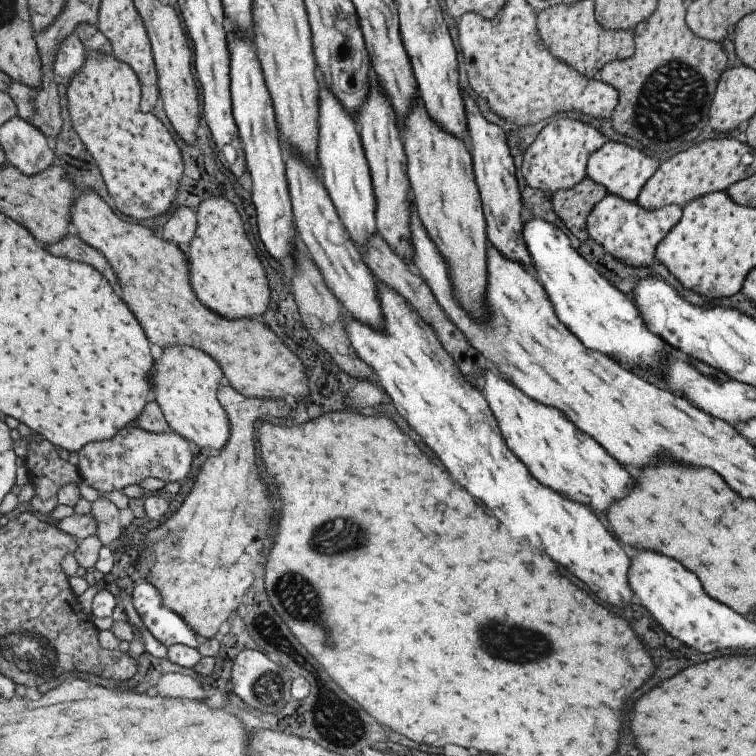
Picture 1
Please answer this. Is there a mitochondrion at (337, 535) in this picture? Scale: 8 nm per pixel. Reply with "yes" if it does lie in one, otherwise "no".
yes

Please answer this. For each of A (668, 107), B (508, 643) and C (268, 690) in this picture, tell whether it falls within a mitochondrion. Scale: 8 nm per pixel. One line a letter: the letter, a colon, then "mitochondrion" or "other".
A: mitochondrion
B: mitochondrion
C: mitochondrion

